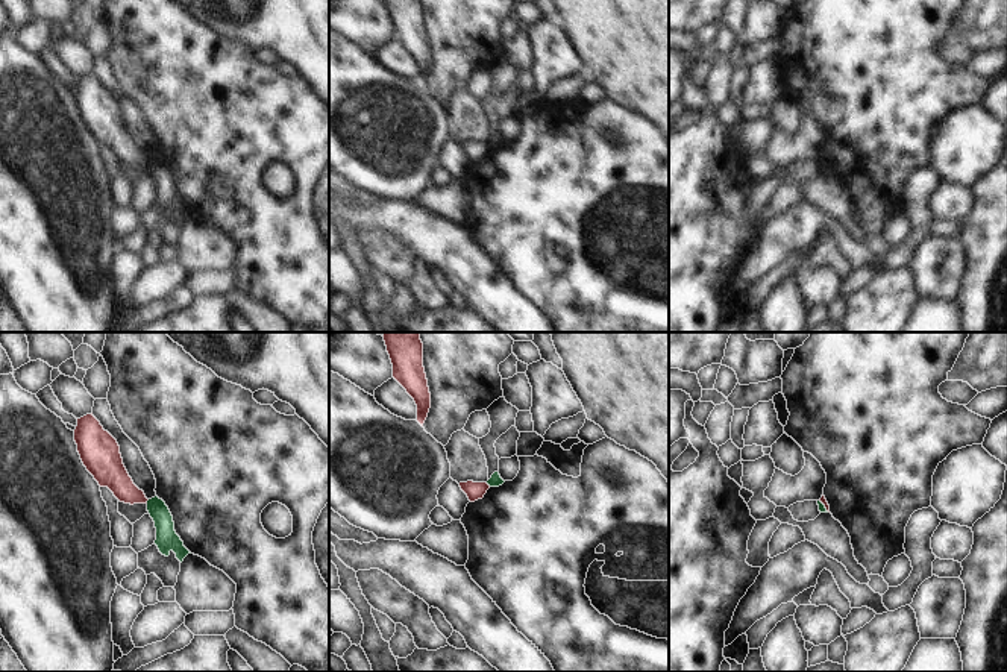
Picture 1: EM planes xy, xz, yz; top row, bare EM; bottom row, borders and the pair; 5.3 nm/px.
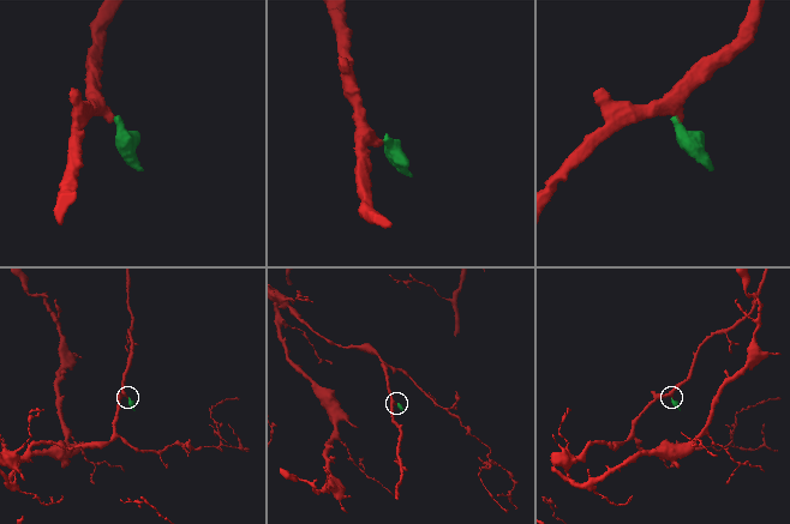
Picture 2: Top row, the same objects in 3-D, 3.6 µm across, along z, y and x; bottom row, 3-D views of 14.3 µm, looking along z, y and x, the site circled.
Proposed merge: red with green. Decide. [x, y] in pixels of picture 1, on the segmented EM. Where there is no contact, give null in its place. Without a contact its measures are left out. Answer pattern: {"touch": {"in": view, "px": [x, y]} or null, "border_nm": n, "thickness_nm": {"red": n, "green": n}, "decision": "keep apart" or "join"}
{"touch": {"in": "xy", "px": [147, 499]}, "border_nm": 30, "thickness_nm": {"red": 160, "green": 120}, "decision": "keep apart"}

